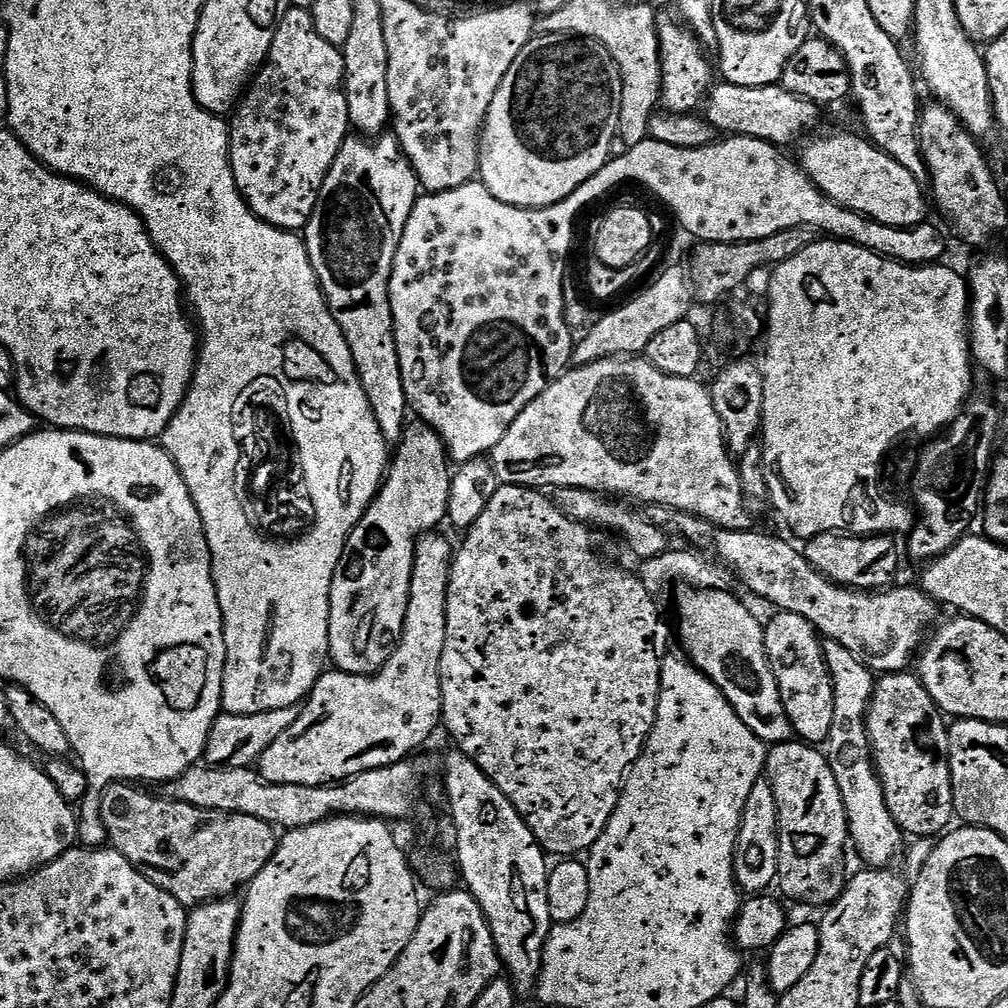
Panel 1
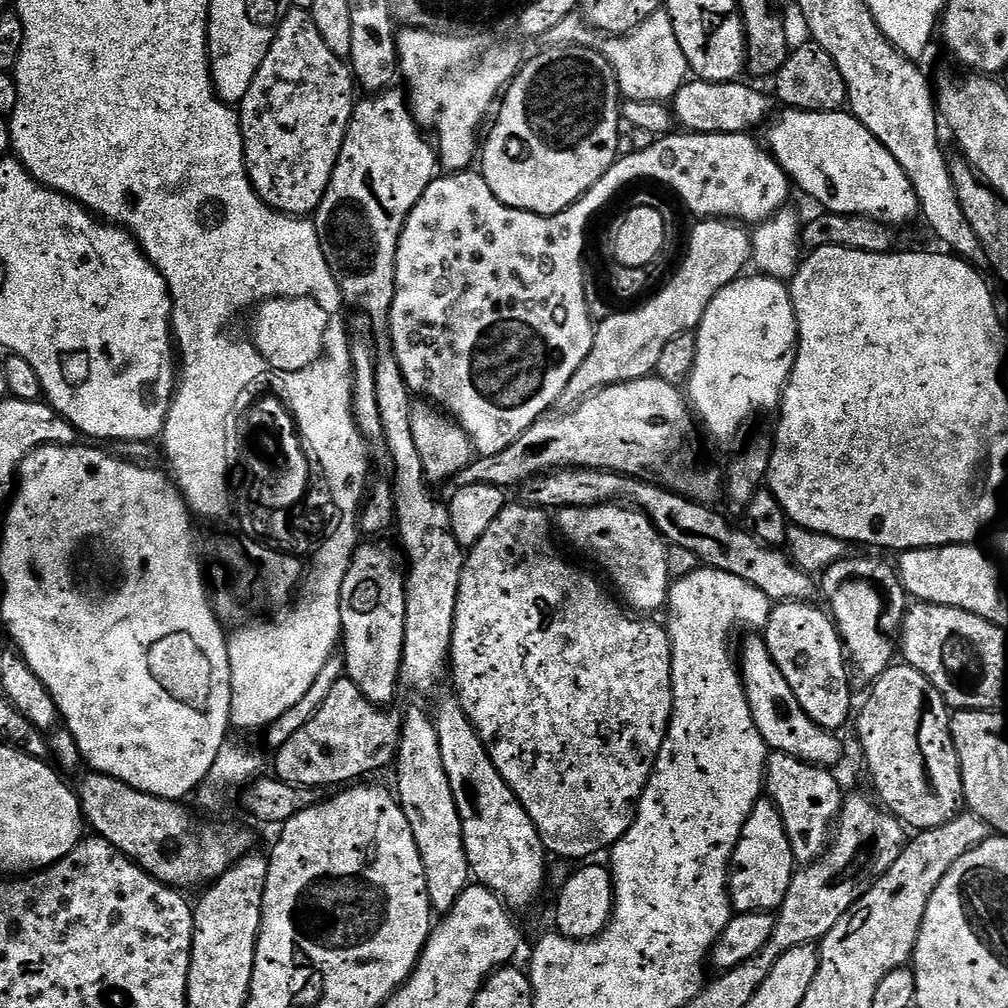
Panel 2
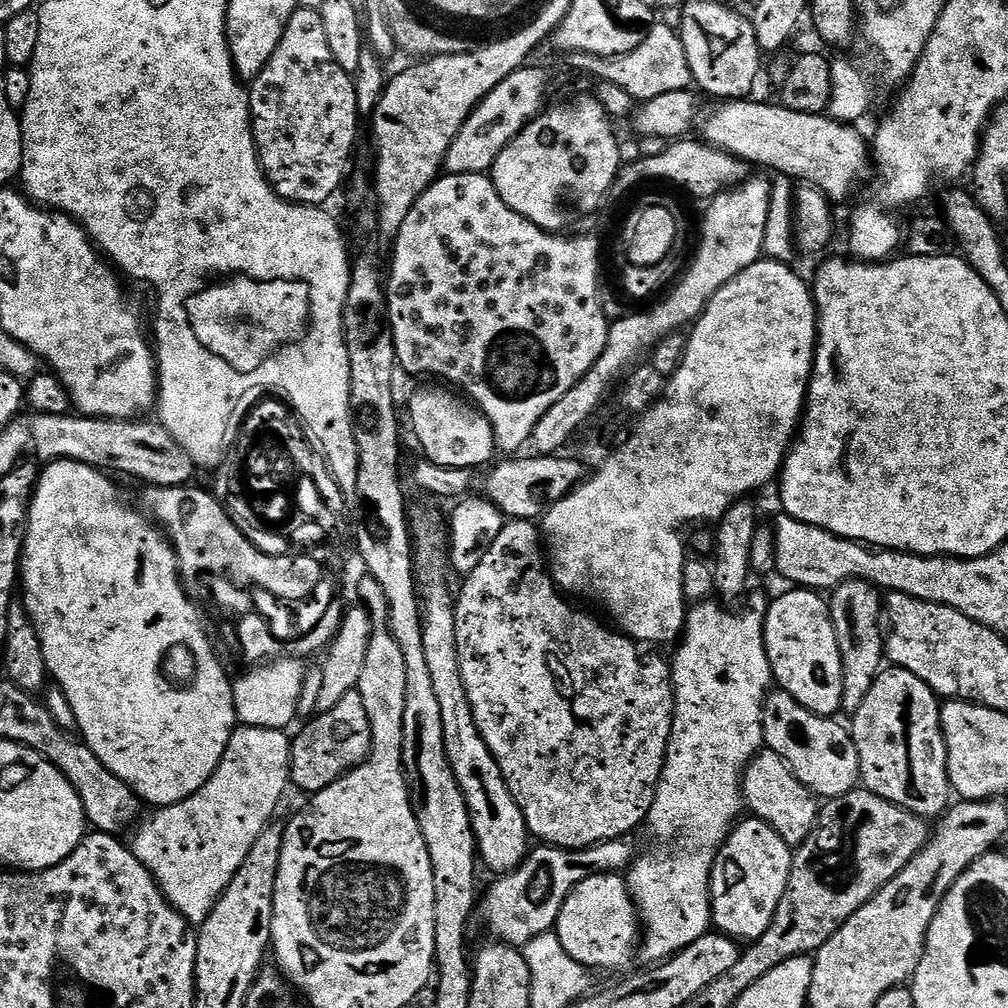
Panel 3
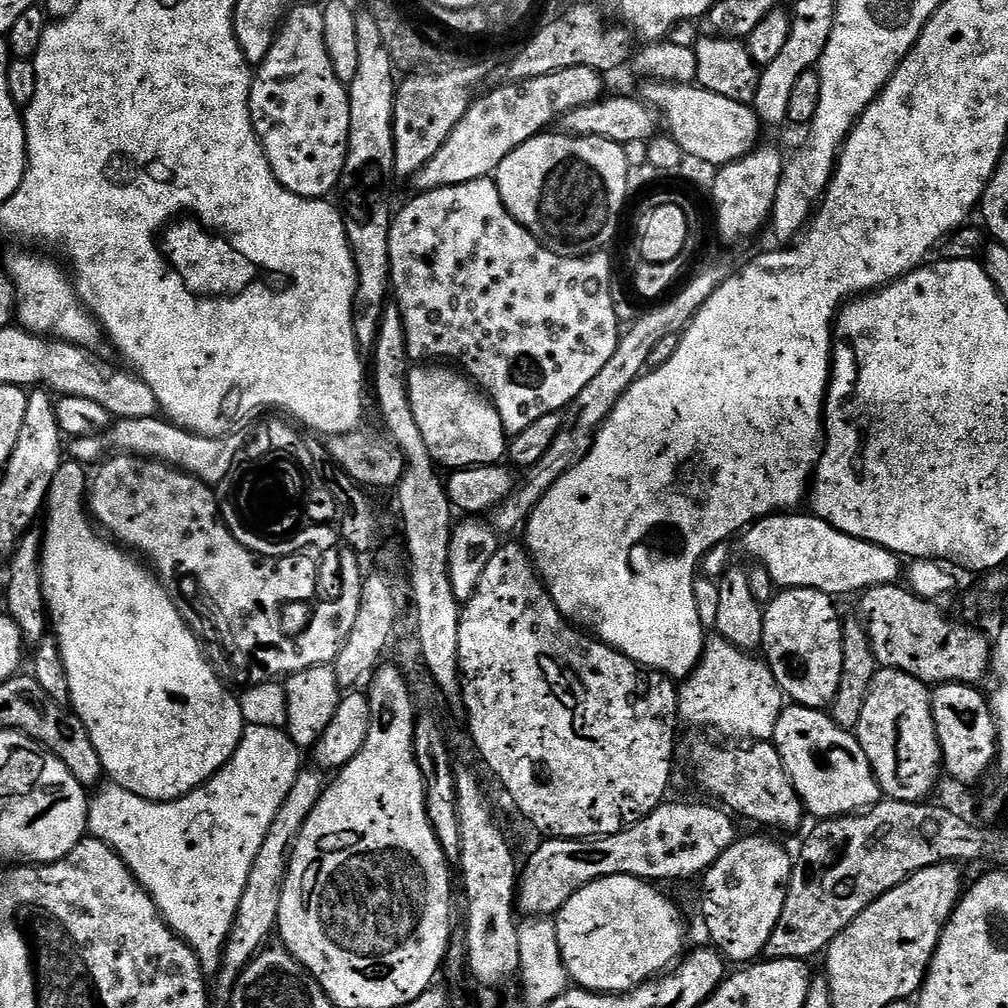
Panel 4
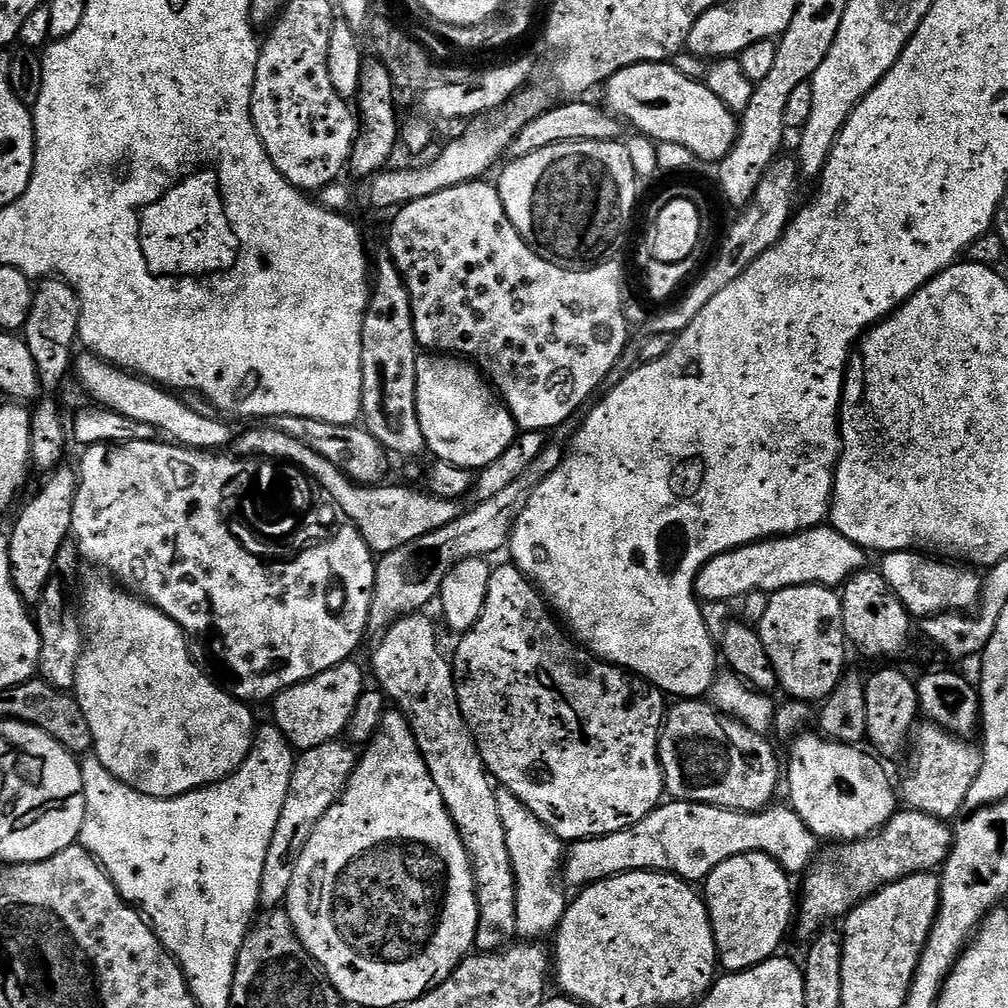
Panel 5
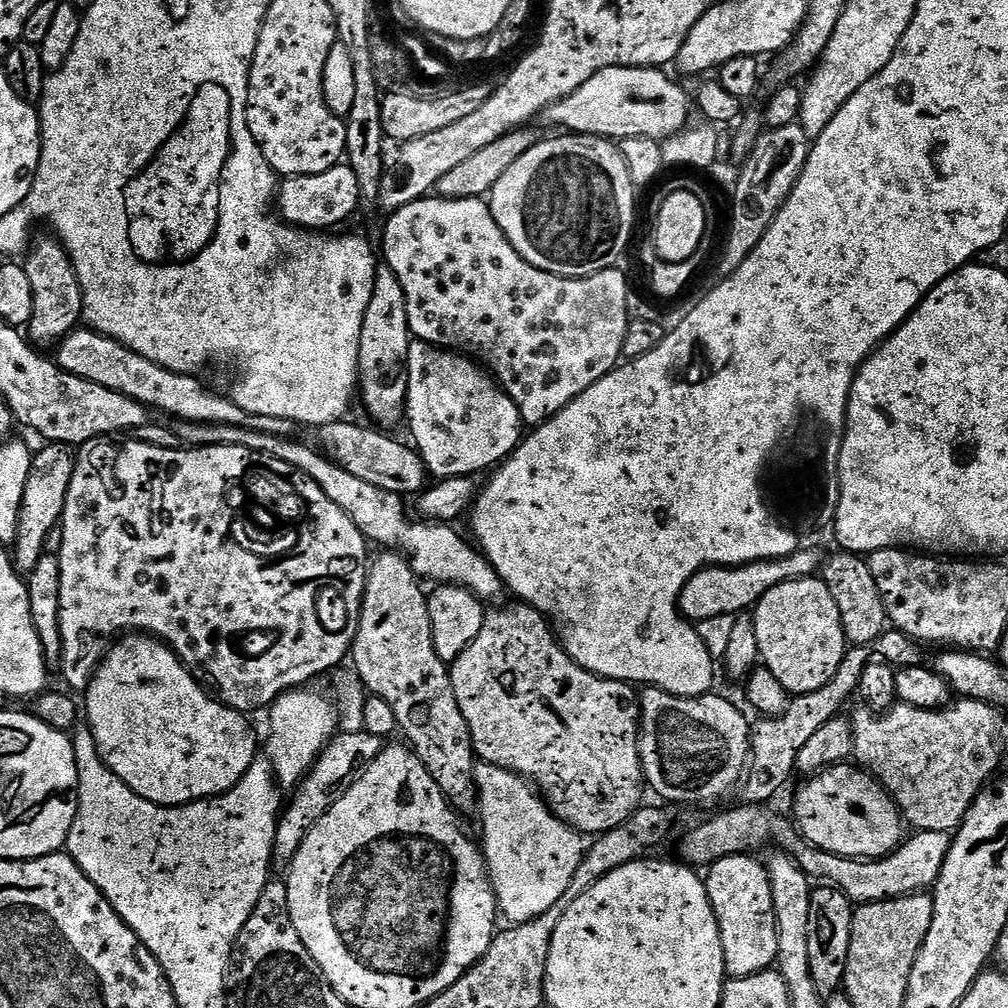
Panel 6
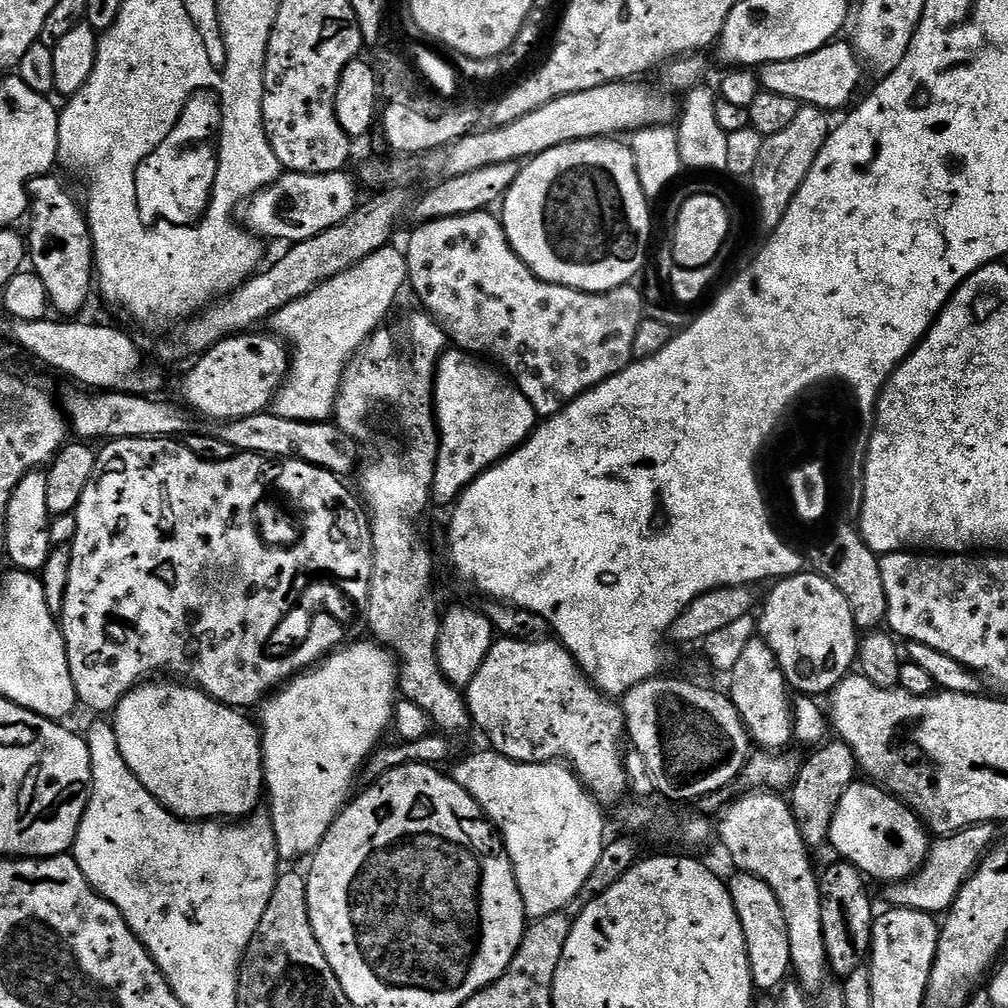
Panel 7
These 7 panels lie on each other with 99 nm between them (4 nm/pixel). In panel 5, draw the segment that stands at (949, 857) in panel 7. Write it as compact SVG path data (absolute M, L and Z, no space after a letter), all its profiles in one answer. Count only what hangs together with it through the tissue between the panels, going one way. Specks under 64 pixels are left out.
M672 800L661 803L649 816L633 828L627 828L614 834L593 836L591 840L575 841L567 849L566 859L562 865L562 880L565 885L573 884L576 890L612 876L621 876L623 872L669 872L689 882L703 882L722 862L738 858L738 854L765 852L774 858L784 871L789 874L807 873L817 859L816 844L818 837L808 829L806 822L791 806L776 808L769 806L762 812L736 812L733 808L719 808L713 804L695 804L689 800Z

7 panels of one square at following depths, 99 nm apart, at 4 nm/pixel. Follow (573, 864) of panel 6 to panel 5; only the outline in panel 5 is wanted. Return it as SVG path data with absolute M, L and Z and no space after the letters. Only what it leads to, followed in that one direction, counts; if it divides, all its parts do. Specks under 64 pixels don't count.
M500 790L497 791L496 797L498 810L502 814L502 826L506 826L506 844L514 866L516 899L522 909L523 923L519 925L518 932L525 941L536 942L541 939L539 936L551 937L555 933L570 903L569 897L566 898L560 893L561 885L558 883L566 859L566 844L556 837L514 793Z

